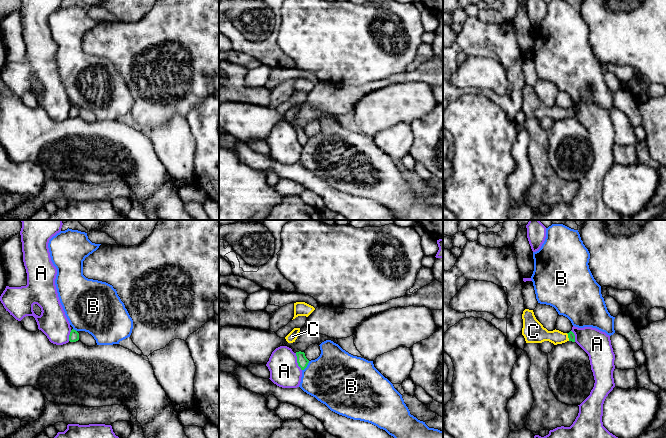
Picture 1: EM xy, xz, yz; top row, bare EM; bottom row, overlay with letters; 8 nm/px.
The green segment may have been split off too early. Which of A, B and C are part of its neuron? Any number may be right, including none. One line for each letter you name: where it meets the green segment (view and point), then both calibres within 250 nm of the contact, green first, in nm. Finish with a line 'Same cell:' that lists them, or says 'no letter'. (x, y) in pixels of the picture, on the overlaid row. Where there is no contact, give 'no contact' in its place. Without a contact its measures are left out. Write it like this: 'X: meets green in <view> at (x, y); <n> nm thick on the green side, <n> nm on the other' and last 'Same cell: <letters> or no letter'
C: meets green in yz at (568, 337); 60 nm thick on the green side, 140 nm on the other
Same cell: C

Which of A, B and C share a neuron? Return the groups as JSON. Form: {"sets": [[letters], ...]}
{"sets": [["A"], ["B"], ["C"]]}

